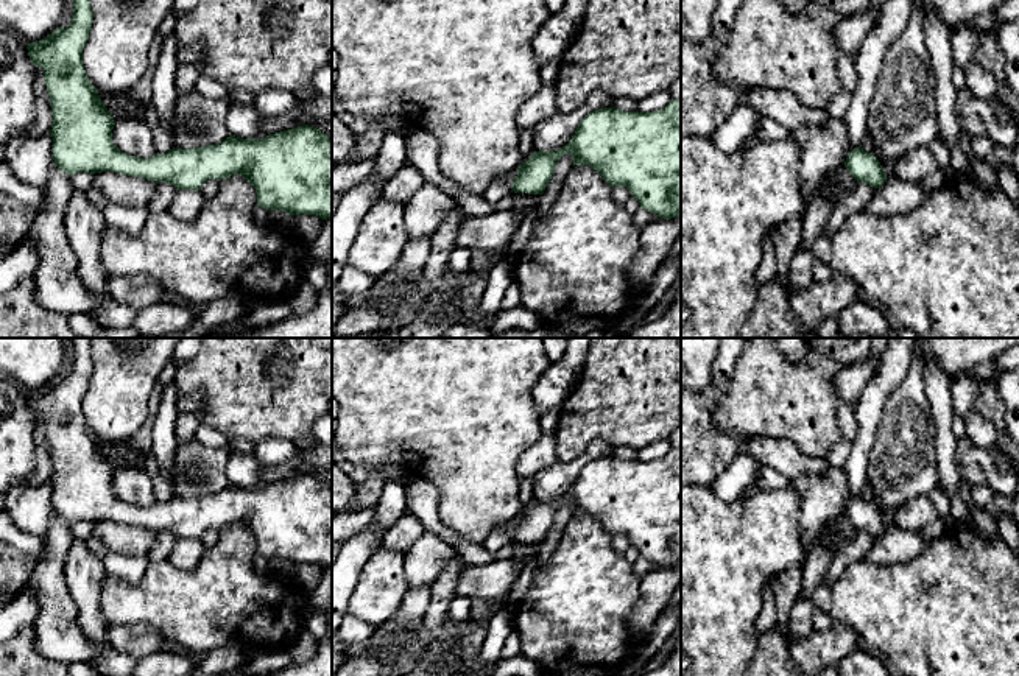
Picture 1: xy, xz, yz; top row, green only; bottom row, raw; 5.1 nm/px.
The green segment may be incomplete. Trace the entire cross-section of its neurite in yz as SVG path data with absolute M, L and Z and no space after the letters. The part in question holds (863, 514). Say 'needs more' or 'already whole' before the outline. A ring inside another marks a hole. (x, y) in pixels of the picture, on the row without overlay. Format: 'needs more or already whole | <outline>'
already whole | M860 495L848 503L844 516L859 533L865 531L874 537L880 537L887 531L887 525L877 506Z

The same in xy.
already whole | M70 338L73 364L67 377L56 377L42 389L28 393L28 405L34 416L44 417L51 455L53 509L73 525L76 522L112 520L168 531L178 539L199 539L209 528L227 528L242 523L257 542L257 555L266 559L284 559L288 564L316 564L332 567L332 489L319 478L302 474L288 480L270 483L265 488L240 488L229 484L218 494L199 497L173 497L164 503L142 508L120 500L112 491L114 466L89 430L83 399L93 371L90 338Z

